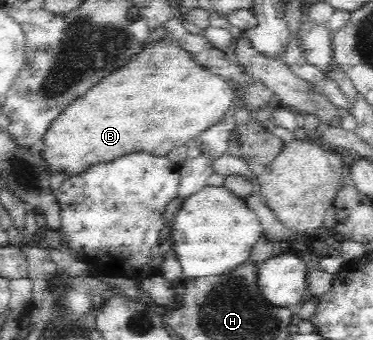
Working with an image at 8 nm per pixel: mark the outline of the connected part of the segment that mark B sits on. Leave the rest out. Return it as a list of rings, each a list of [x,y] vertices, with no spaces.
[[[166,36],[143,47],[129,63],[103,77],[83,97],[75,99],[51,123],[43,140],[39,143],[45,168],[52,174],[66,177],[85,174],[97,163],[111,162],[135,151],[145,151],[155,156],[167,156],[179,146],[192,144],[207,127],[217,123],[228,107],[236,105],[236,88],[220,75],[211,73],[197,65],[189,53],[183,51],[175,41]]]

